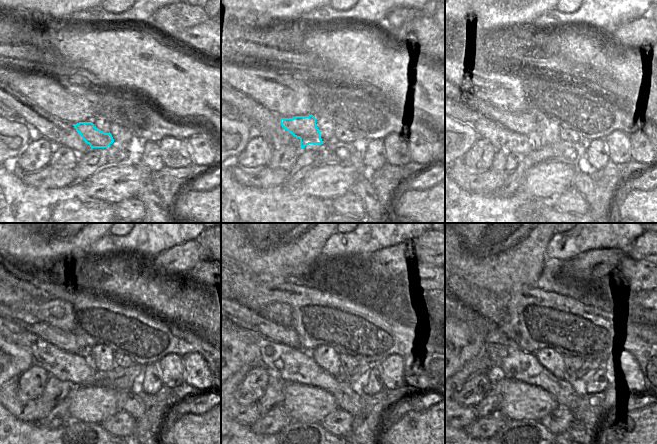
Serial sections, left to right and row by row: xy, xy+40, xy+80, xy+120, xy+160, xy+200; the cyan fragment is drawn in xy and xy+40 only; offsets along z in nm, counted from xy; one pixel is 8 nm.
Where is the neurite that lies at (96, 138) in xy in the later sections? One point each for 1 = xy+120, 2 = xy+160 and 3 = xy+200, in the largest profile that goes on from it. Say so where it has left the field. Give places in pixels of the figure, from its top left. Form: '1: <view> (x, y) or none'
1: xy+120 (67, 341)
2: xy+160 (241, 316)
3: xy+200 (491, 333)

